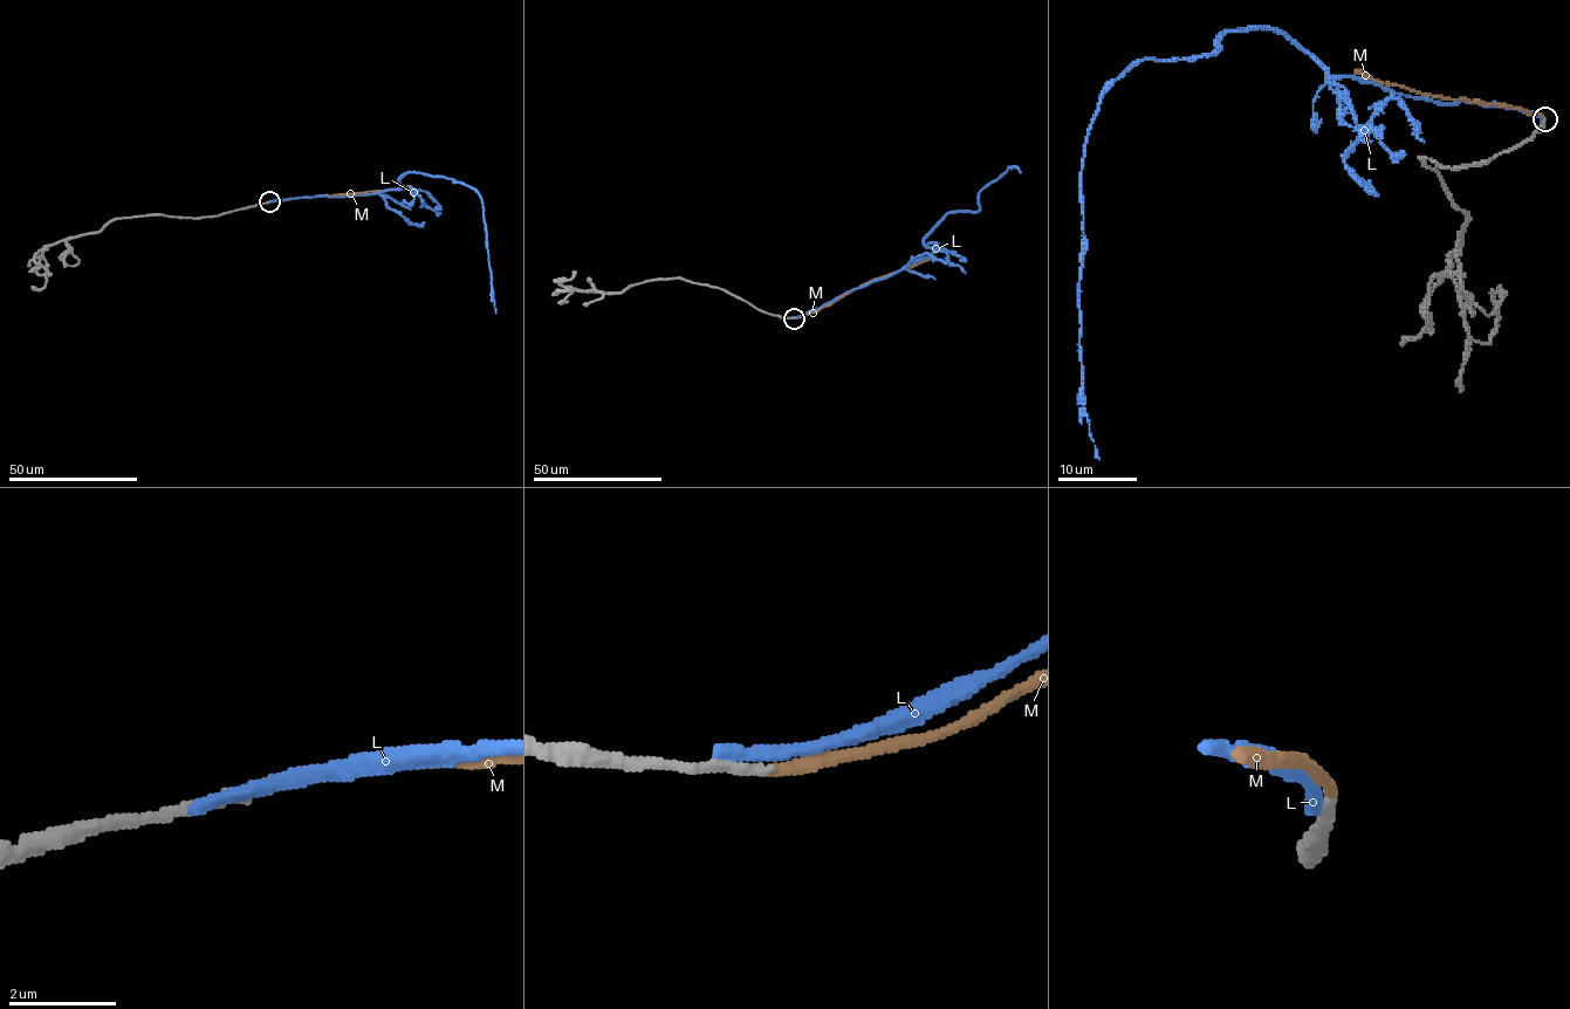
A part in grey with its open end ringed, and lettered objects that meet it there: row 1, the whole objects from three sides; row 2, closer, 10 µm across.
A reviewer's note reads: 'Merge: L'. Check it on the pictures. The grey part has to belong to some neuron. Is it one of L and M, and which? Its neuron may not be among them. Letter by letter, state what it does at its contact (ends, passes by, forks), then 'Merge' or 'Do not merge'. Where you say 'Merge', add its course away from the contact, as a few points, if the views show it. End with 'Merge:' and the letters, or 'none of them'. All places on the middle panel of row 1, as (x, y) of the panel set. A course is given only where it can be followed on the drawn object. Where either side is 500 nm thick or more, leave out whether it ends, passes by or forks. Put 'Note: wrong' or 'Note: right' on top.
Note: wrong
L: It ends there. Do not merge
M: It ends there. Merge. Its course: (793, 318), (829, 306), (875, 279), (936, 256)
Merge: M

